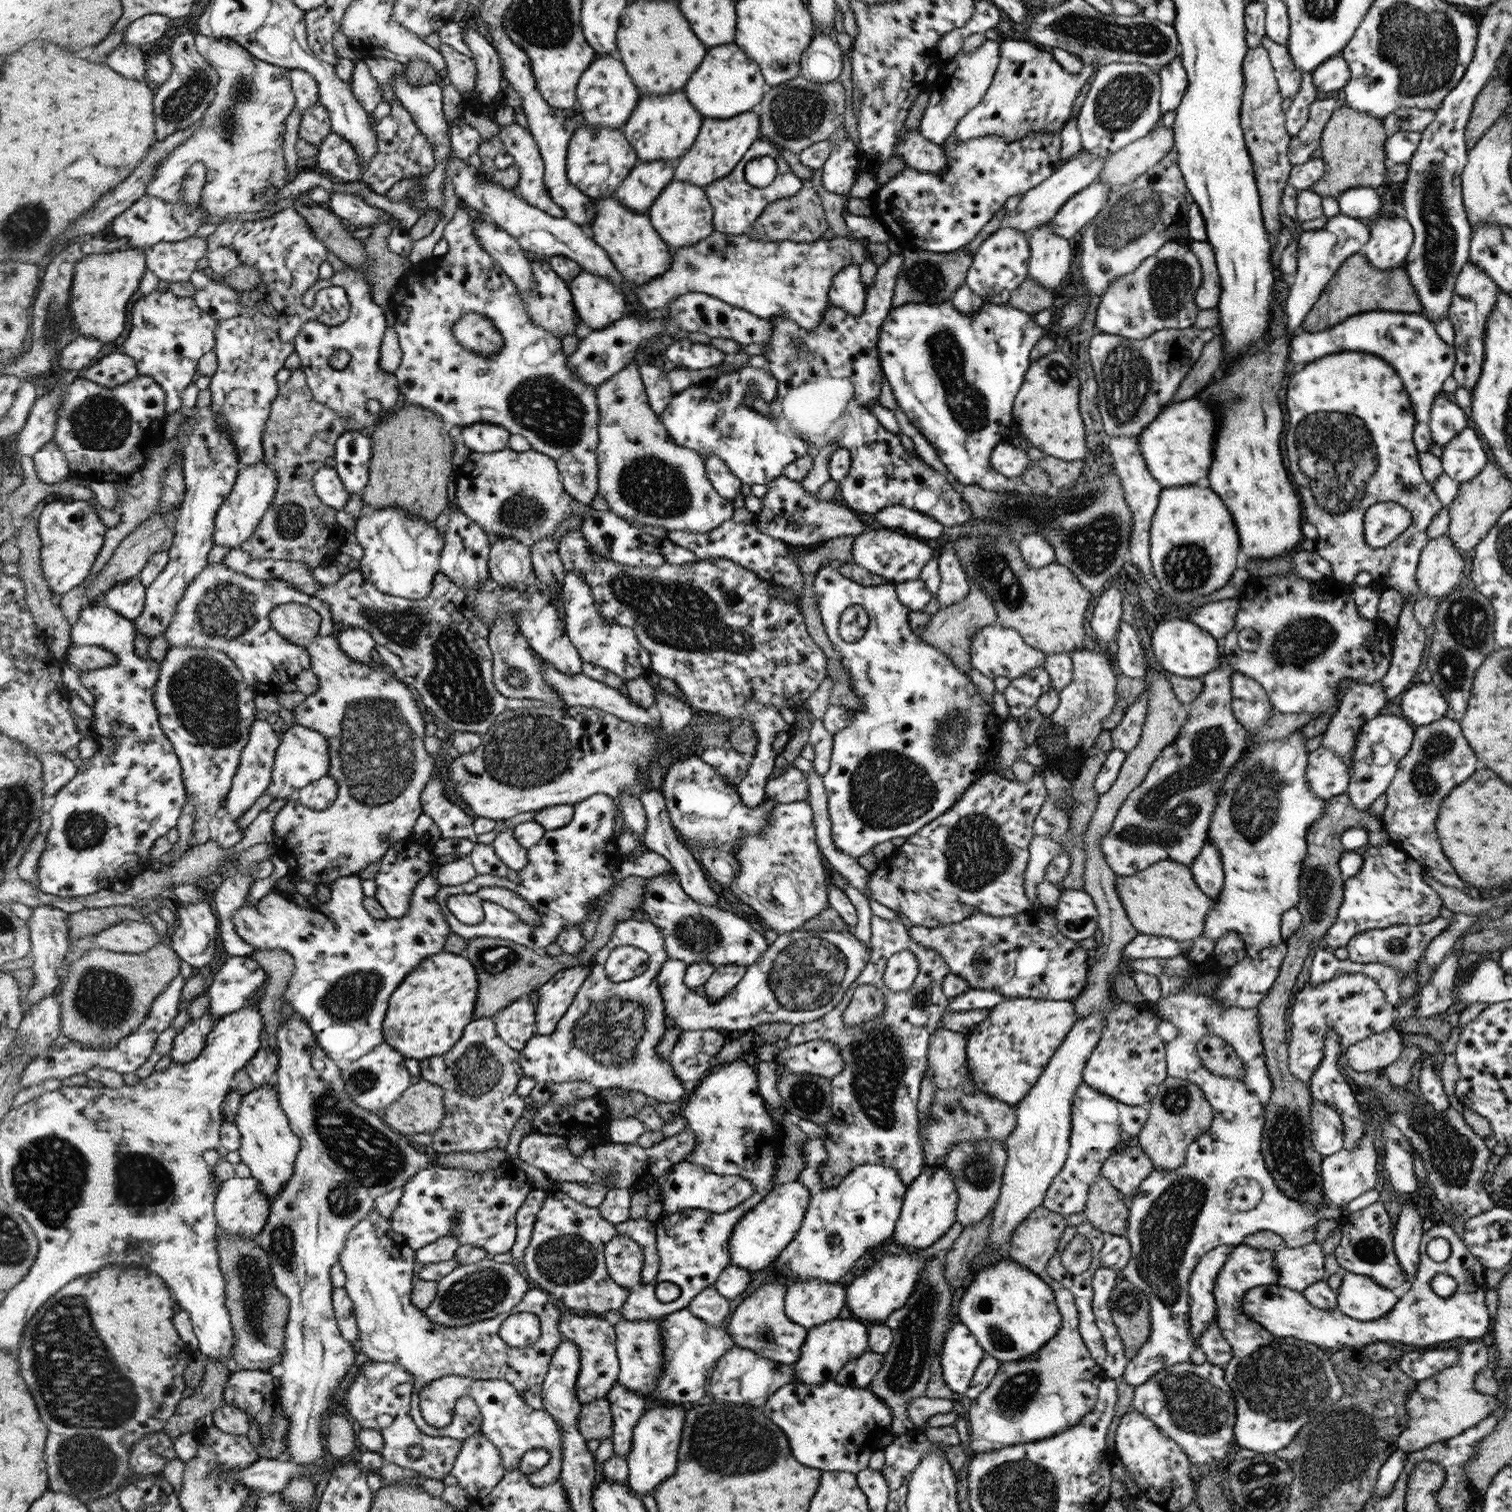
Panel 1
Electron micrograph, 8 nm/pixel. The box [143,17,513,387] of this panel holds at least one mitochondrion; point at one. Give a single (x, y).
(182, 102)

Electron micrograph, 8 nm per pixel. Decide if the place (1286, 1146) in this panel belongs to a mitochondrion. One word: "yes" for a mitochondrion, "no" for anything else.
yes

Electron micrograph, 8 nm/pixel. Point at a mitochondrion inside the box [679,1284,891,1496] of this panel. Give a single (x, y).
(723, 1445)

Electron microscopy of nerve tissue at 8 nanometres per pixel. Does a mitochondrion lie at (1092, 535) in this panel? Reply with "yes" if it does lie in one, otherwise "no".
yes

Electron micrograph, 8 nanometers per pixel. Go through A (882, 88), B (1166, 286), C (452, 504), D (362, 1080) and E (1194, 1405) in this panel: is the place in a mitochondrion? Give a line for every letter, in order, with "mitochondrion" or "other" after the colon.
A: mitochondrion
B: mitochondrion
C: other
D: mitochondrion
E: mitochondrion

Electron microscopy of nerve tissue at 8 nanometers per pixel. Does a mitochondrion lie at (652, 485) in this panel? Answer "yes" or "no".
yes

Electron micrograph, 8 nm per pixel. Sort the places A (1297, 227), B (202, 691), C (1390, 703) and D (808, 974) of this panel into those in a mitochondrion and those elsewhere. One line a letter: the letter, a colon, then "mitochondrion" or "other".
A: other
B: mitochondrion
C: other
D: mitochondrion

